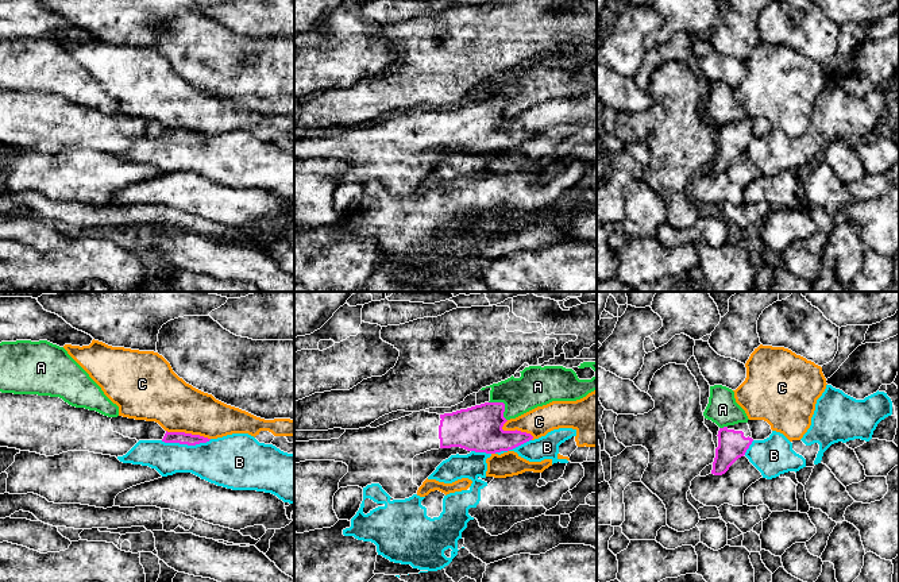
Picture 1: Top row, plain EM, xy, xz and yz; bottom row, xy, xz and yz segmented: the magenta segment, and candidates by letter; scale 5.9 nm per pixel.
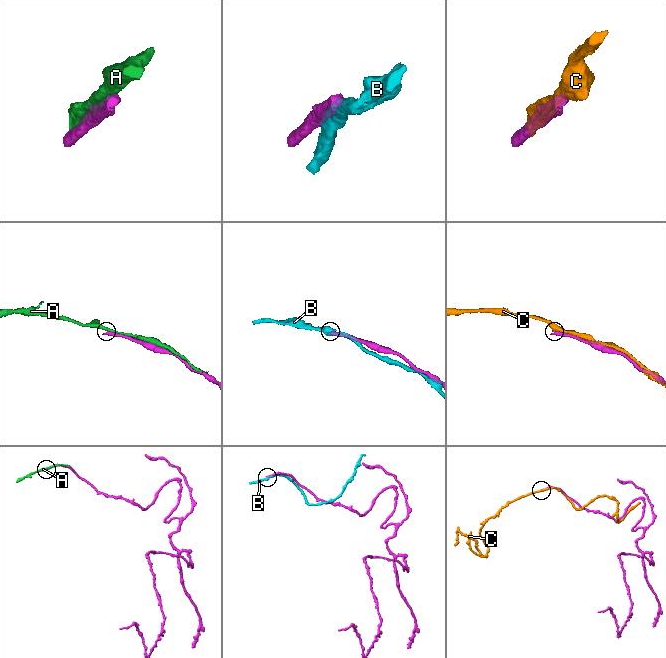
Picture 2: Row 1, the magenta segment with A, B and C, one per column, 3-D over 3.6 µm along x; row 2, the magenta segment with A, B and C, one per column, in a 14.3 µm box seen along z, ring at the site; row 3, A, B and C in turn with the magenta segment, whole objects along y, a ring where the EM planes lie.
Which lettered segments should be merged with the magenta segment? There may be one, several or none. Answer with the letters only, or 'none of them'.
none of them

